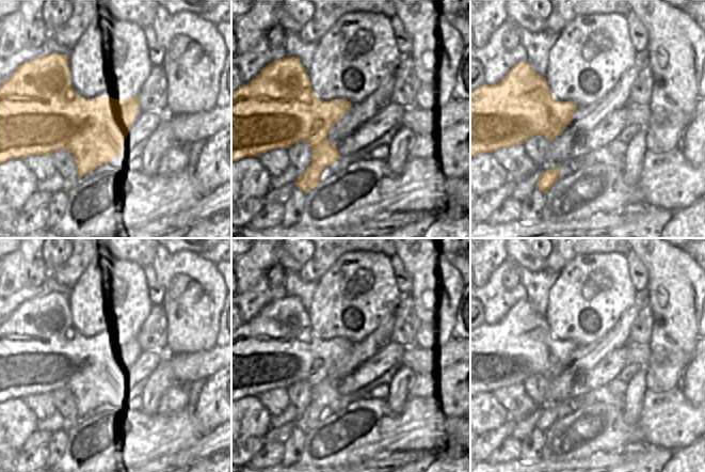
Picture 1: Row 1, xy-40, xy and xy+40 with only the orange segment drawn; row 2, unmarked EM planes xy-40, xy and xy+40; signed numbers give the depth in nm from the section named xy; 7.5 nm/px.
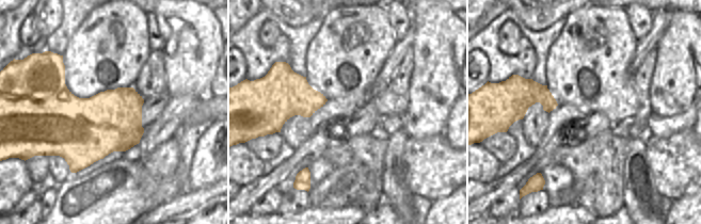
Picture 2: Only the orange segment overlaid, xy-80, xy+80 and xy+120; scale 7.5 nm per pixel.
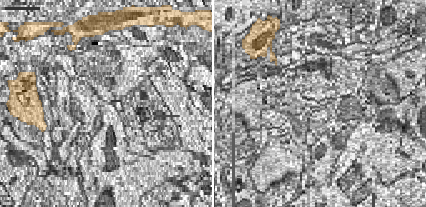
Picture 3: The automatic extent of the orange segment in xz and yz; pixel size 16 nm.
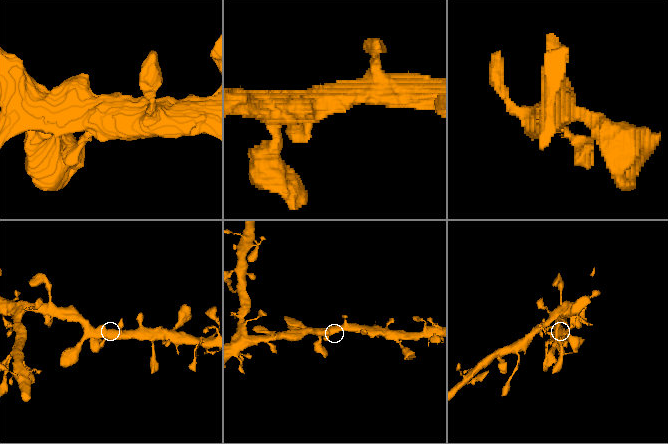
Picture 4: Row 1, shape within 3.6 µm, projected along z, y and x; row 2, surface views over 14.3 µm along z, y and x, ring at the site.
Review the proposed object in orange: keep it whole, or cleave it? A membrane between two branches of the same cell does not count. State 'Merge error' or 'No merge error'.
No merge error.

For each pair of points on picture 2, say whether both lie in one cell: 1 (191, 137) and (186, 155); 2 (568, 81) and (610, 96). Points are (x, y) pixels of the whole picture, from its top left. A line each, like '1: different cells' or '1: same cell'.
1: same cell
2: same cell

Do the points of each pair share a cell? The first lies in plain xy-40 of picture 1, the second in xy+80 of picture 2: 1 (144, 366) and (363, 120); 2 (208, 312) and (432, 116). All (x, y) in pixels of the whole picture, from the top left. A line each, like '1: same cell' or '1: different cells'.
1: same cell
2: same cell

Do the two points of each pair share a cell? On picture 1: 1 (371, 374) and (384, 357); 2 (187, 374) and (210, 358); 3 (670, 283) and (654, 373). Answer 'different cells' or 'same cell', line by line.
1: same cell
2: same cell
3: same cell

